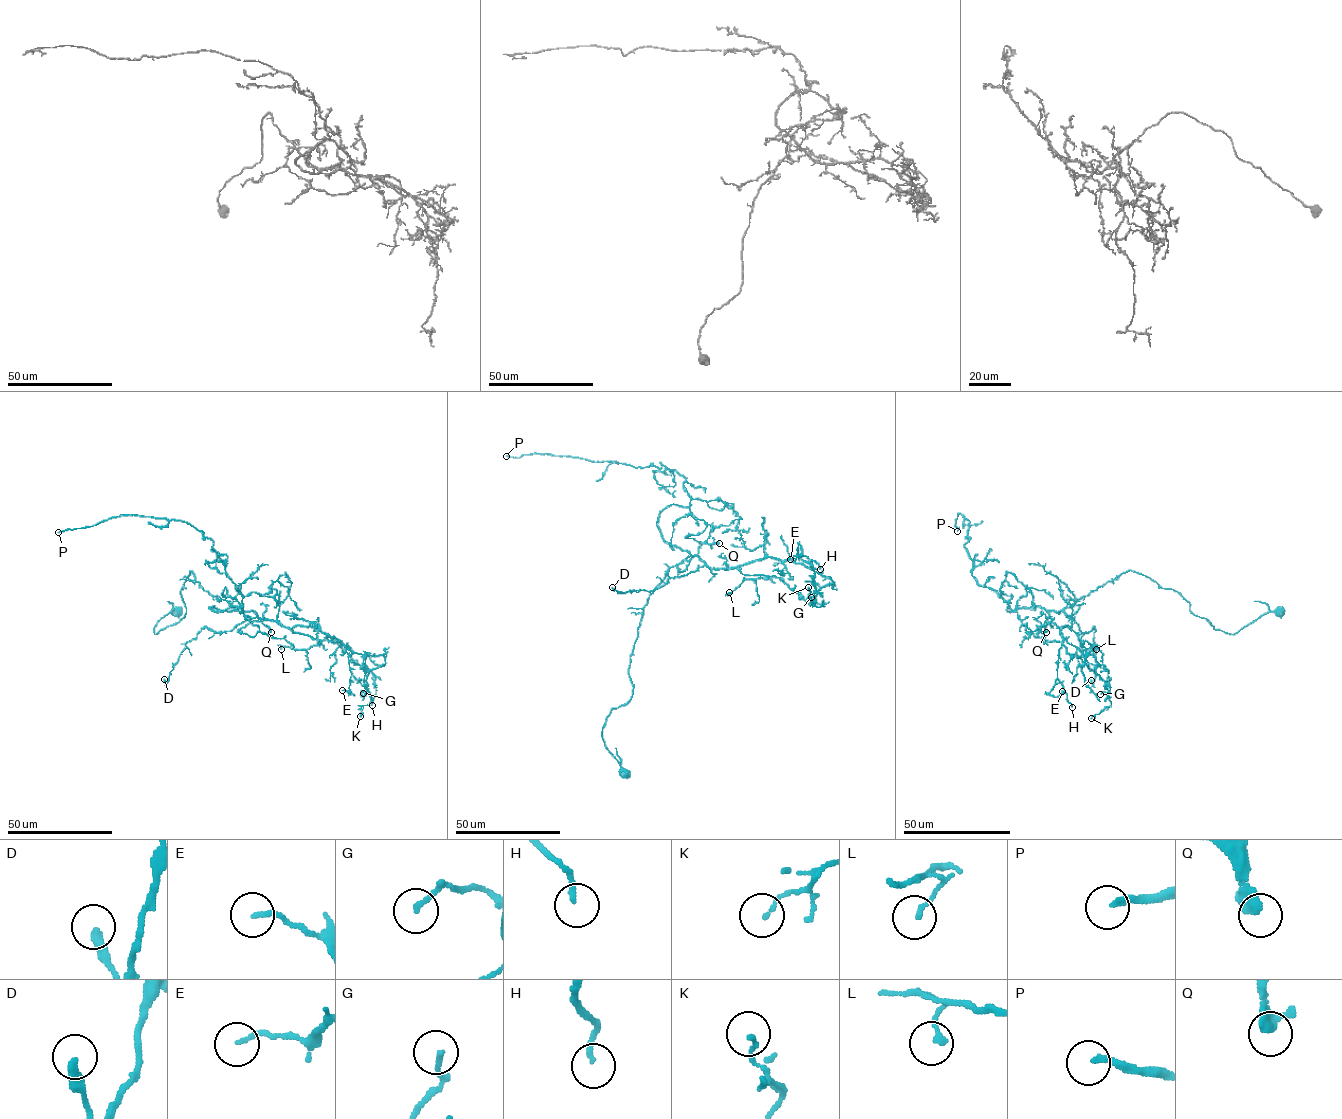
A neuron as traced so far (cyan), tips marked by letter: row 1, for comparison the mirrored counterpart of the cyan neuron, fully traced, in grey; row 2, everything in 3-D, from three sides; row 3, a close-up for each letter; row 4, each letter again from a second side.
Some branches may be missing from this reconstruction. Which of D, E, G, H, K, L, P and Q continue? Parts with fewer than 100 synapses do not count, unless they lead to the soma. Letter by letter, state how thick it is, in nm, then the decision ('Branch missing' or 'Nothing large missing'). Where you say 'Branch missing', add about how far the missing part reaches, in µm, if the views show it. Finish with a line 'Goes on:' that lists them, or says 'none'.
D: Thickness 320 nm. Nothing large missing
E: Thickness 130 nm. Nothing large missing
G: Thickness 180 nm. Nothing large missing
H: Thickness 170 nm. Nothing large missing
K: Thickness 130 nm. Nothing large missing
L: Thickness 160 nm. Nothing large missing
P: Thickness 200 nm. Branch missing. Missing length about 200 µm
Q: Thickness 260 nm. Nothing large missing
Goes on: P

